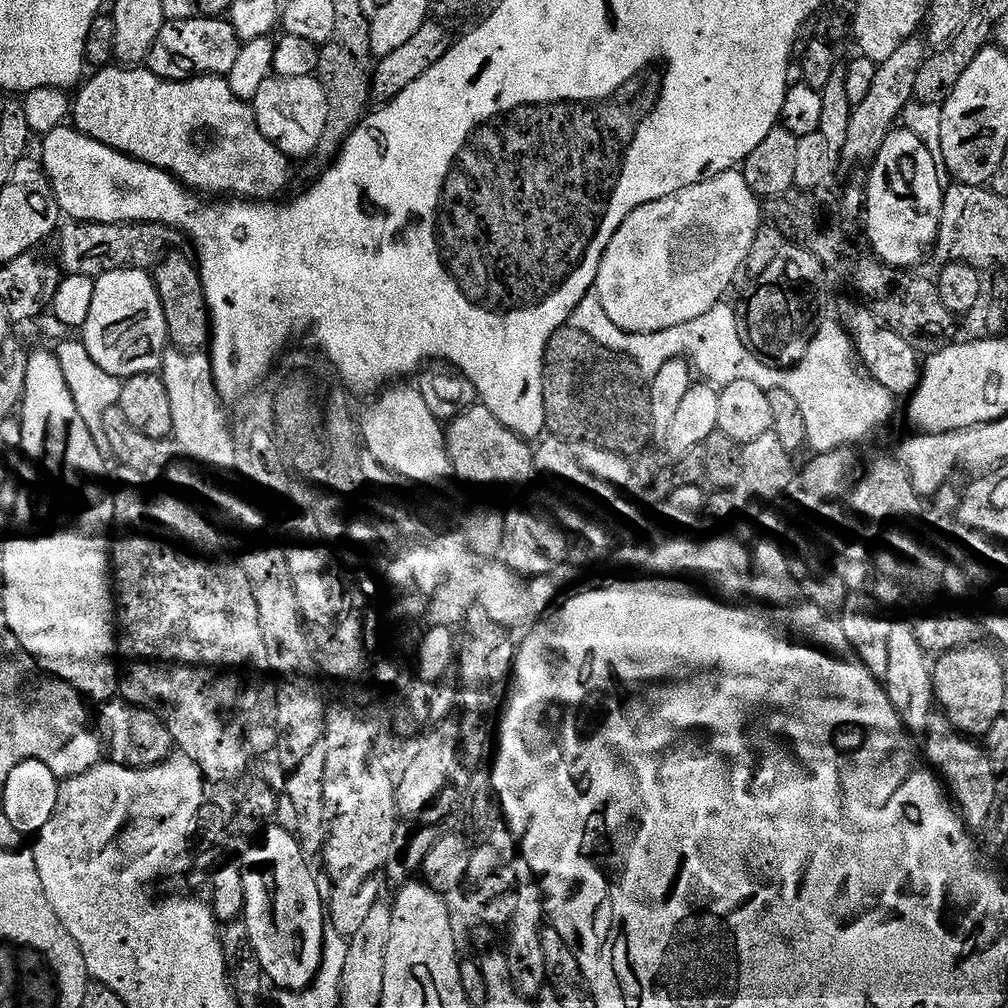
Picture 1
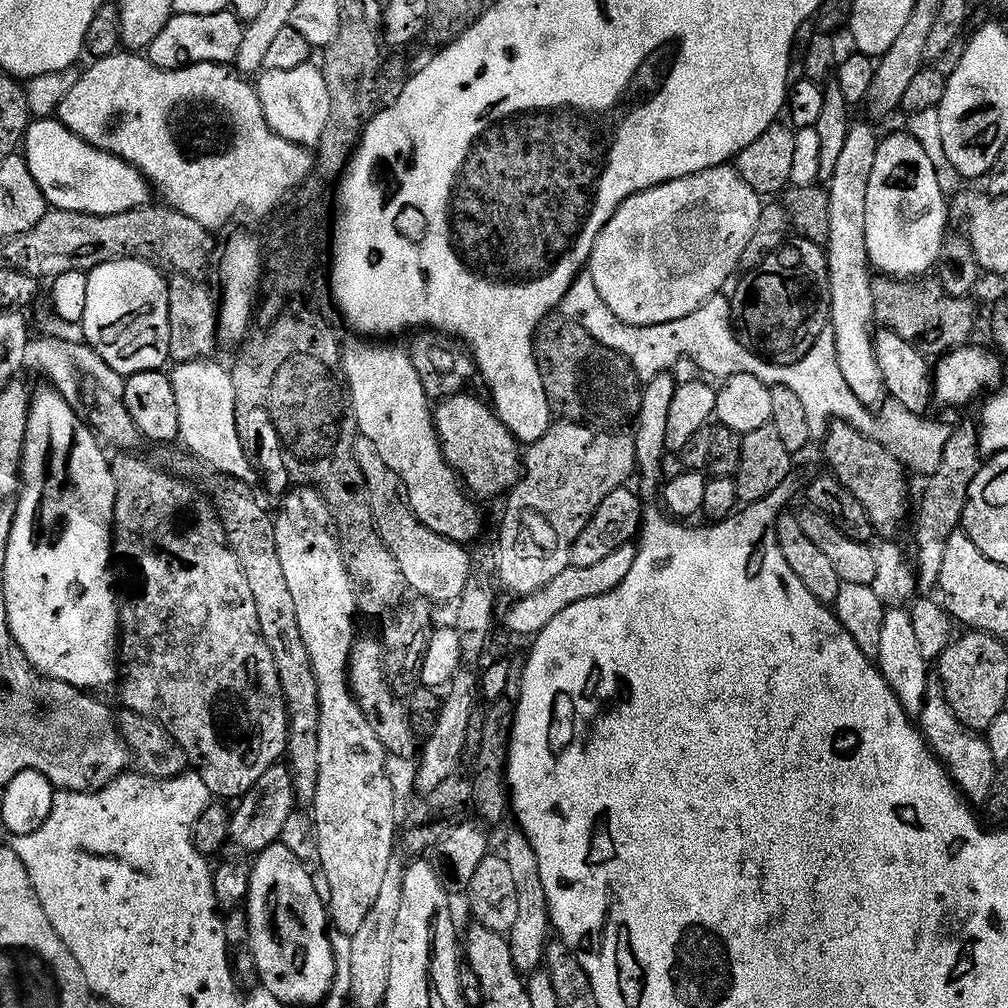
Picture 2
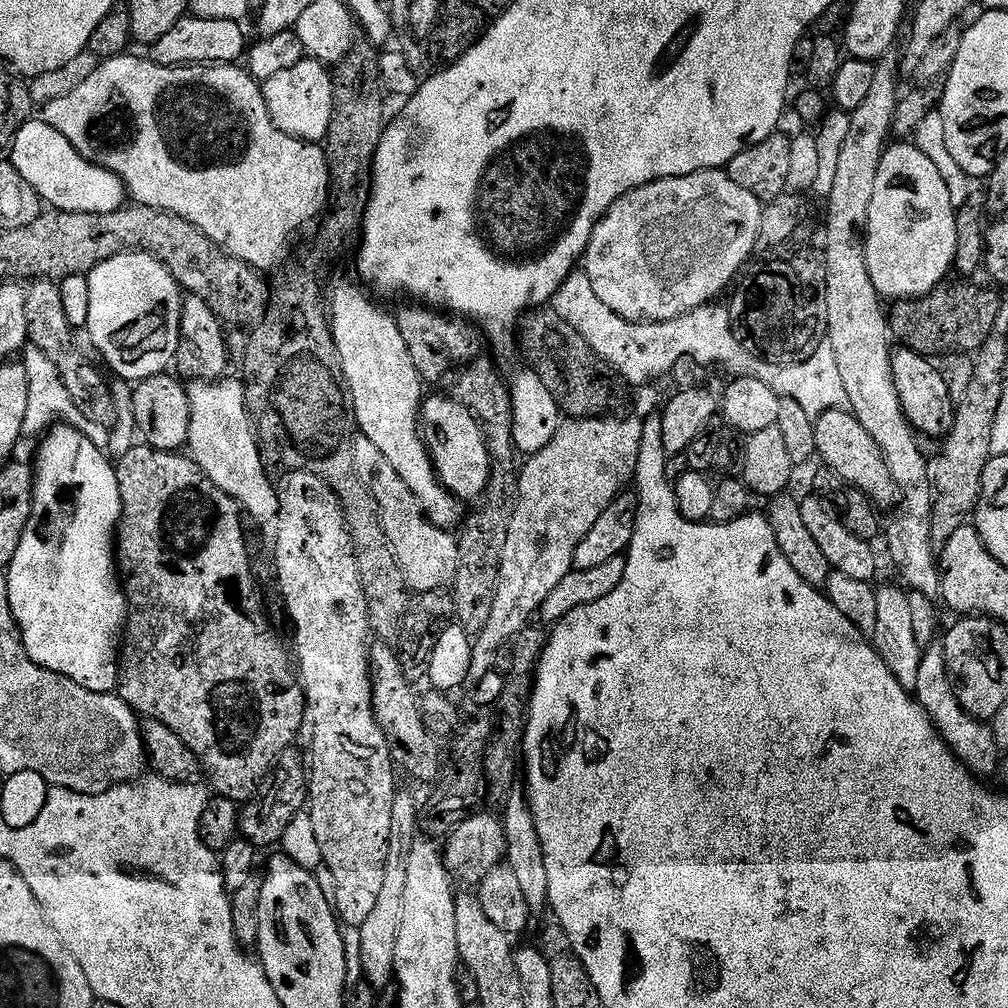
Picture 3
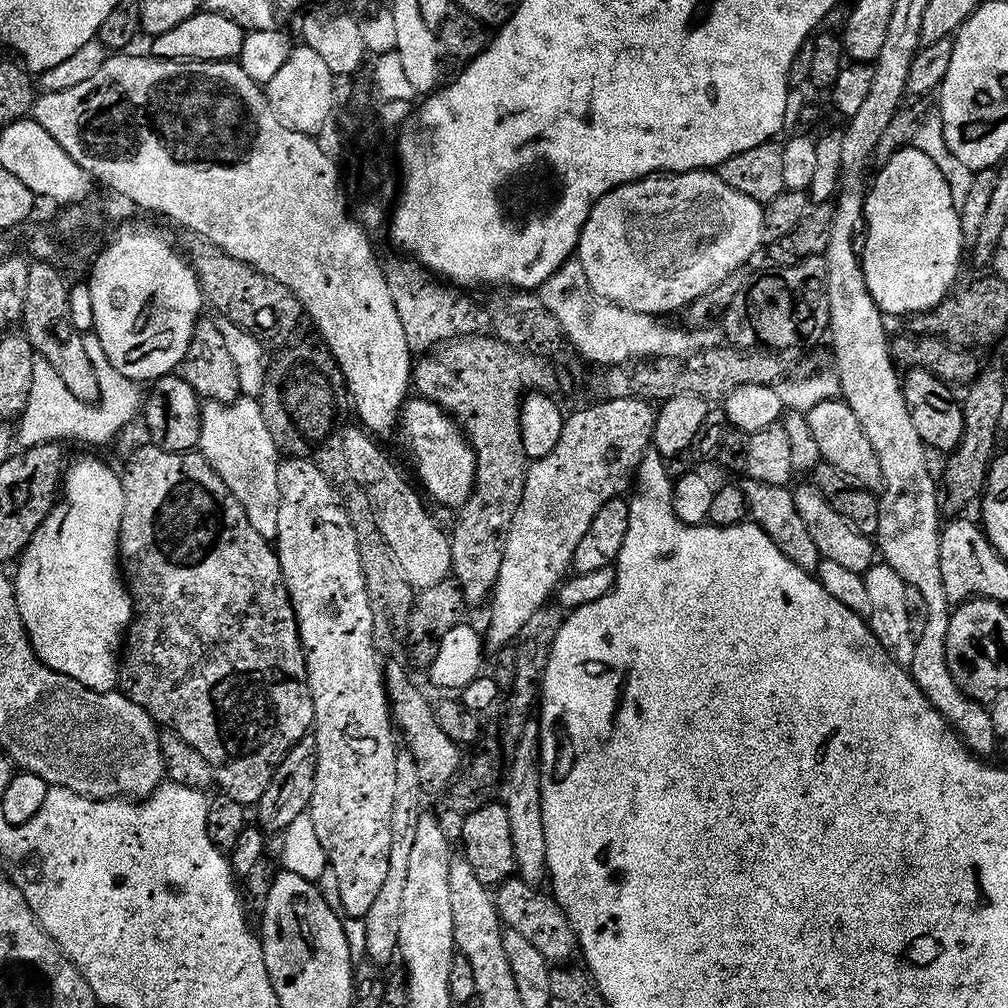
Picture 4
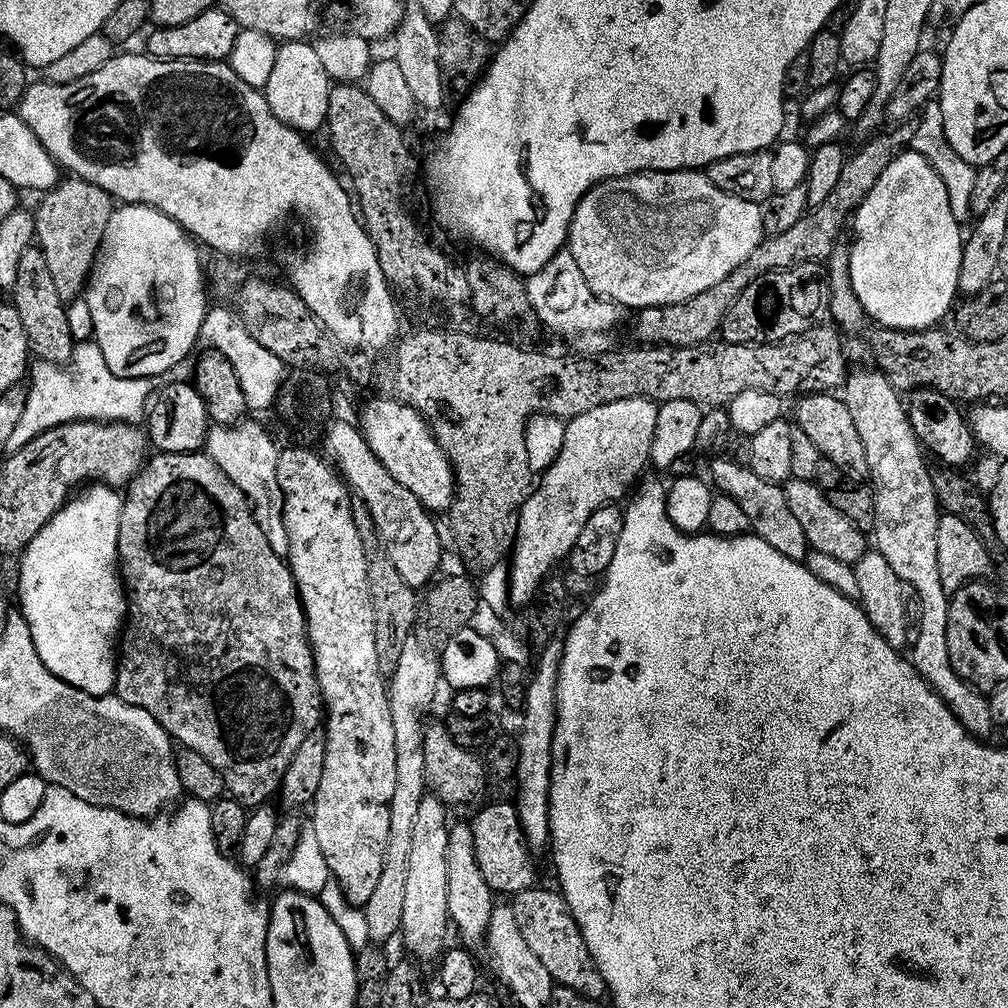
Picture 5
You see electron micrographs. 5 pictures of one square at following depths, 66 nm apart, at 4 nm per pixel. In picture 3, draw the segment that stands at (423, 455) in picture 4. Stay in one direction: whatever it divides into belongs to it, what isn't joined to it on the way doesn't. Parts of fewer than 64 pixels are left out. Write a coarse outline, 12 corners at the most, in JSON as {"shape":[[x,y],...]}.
{"shape":[[456,399],[420,406],[436,477],[461,502],[488,491],[484,429]]}

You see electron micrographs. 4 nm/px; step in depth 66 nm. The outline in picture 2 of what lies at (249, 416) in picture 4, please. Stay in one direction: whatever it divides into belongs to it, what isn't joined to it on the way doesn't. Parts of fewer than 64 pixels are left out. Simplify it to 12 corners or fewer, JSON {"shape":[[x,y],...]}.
{"shape":[[215,359],[170,372],[179,439],[201,465],[252,482],[232,373]]}

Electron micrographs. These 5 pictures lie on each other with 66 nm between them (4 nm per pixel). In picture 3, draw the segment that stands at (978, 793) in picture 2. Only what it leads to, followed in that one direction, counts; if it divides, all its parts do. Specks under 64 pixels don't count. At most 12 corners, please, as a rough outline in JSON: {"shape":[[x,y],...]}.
{"shape":[[943,643],[923,649],[912,692],[946,746],[977,778],[1002,751],[991,723],[962,710]]}

